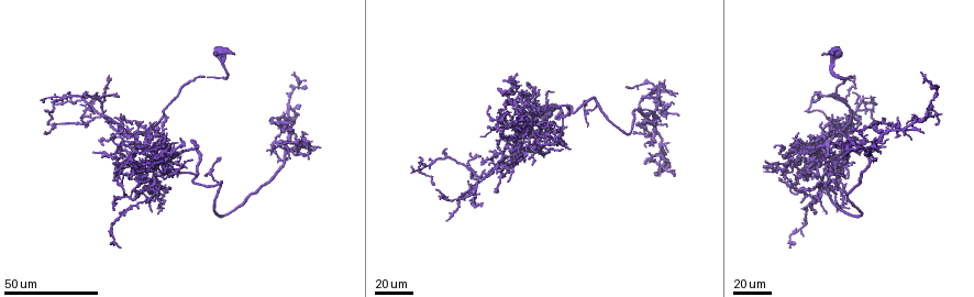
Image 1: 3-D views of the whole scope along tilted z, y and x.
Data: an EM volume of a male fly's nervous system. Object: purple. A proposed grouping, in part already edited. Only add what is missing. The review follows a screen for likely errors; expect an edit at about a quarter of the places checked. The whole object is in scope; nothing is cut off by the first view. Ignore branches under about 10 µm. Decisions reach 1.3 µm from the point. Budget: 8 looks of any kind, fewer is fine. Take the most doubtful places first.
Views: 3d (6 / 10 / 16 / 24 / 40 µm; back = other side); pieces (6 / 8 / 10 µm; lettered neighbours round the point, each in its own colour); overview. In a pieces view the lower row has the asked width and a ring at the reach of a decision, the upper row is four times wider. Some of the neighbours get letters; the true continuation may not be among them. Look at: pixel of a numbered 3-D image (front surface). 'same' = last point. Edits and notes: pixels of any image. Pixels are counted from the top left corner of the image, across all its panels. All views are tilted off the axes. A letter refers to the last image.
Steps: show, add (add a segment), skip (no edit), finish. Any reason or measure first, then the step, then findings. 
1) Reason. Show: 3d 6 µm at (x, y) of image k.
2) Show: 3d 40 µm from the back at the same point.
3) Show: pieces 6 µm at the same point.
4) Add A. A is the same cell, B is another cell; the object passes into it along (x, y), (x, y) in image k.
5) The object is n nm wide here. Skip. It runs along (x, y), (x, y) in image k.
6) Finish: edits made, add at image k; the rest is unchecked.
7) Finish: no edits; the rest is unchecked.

Branch stops here. Show: 3d 40 µm at (837, 171) of image 1.

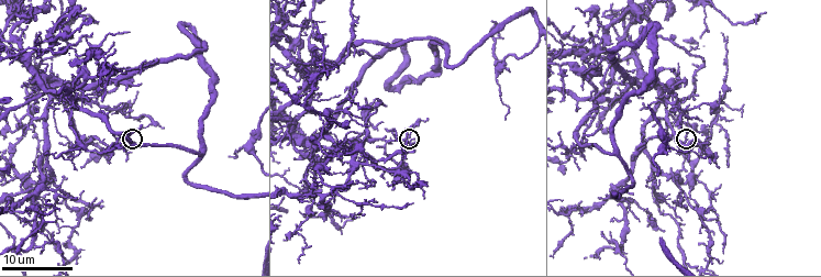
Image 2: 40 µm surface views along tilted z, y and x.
Show: pieces 8 µm at (693, 143) of image 2.

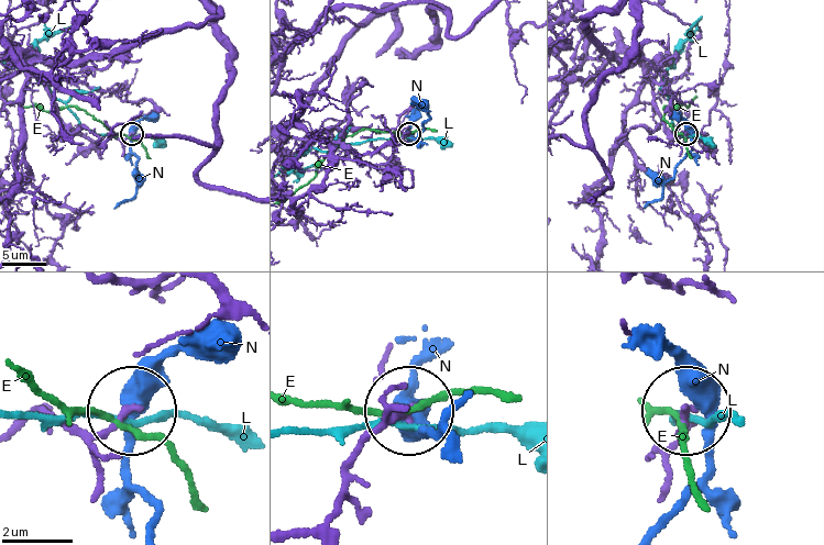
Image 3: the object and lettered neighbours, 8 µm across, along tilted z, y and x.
Skip. E, L and N are other cells; it runs along (331, 509), (354, 447), (408, 414) in image 3; no lettered segment goes on from it.

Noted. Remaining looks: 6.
Branch stops here. Show: 3d 24 µm at (35, 20) of image 2.

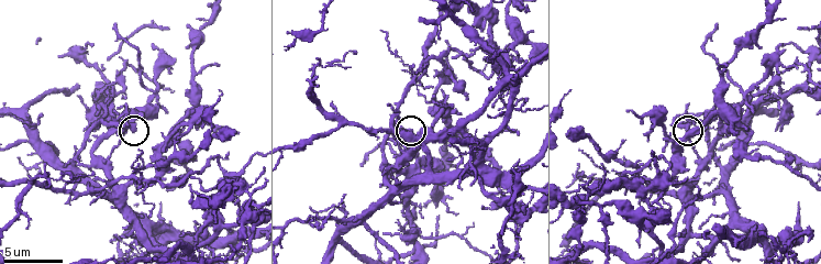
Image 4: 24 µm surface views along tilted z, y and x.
Show: pieces 10 µm at (133, 130) of image 4.

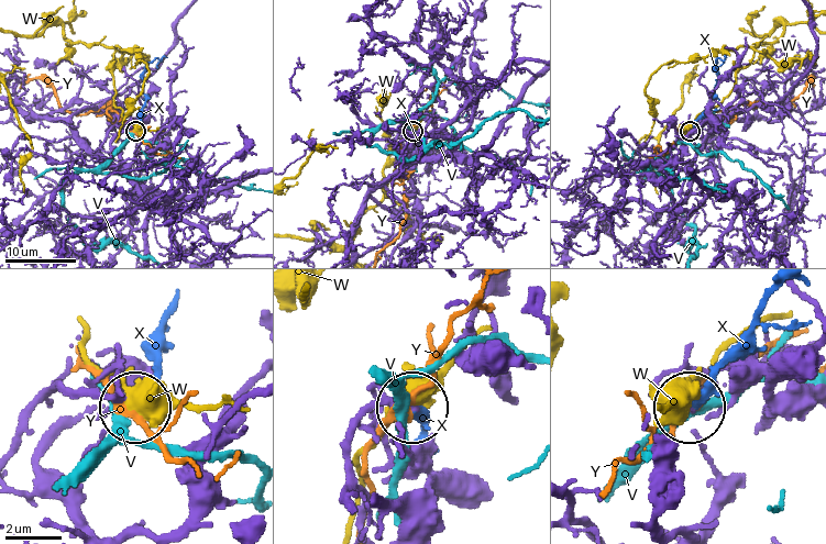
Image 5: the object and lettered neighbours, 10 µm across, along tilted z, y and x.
The object is 320 nm wide here. Add X. X is the same cell, V, W and Y are other cells; the object passes into it along (388, 446), (372, 420), (377, 408), (415, 406), (425, 434) in image 5; the neuron continues.

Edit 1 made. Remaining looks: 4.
Branch stops here. Show: 3d 24 µm at (143, 123) of image 1.

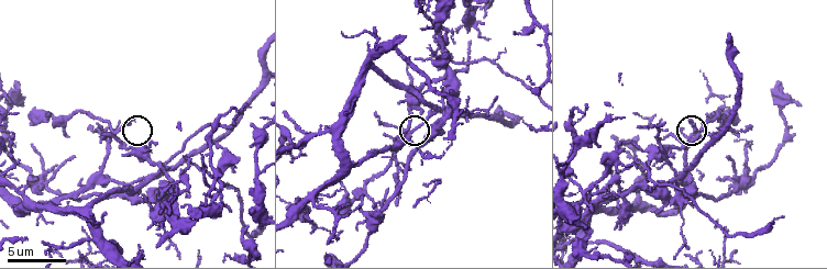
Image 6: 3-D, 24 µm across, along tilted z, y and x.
What lies round it. Show: pieces 6 µm at (687, 118) of image 6.

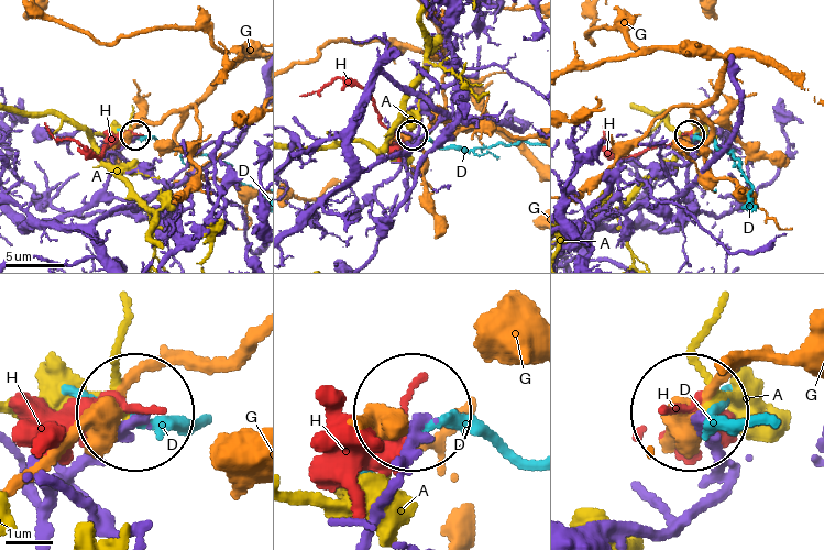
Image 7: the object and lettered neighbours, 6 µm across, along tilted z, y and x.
Skip. A, D, G and H are other cells; it runs along (223, 154), (124, 201), (106, 184), (132, 138) in image 7; none of them fits.

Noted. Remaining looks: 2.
Free end. Show: 3d 24 µm at (378, 59) of image 2.

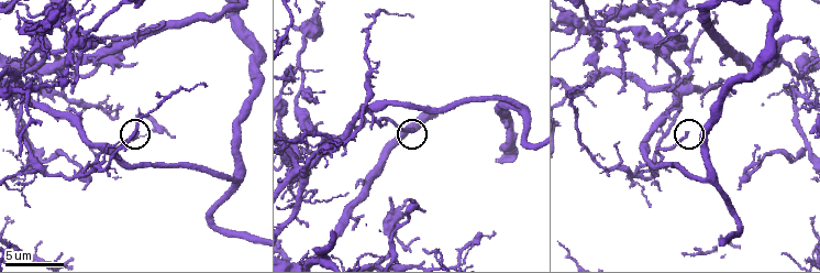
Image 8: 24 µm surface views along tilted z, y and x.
Show: pieces 6 µm at (139, 134) of image 8.

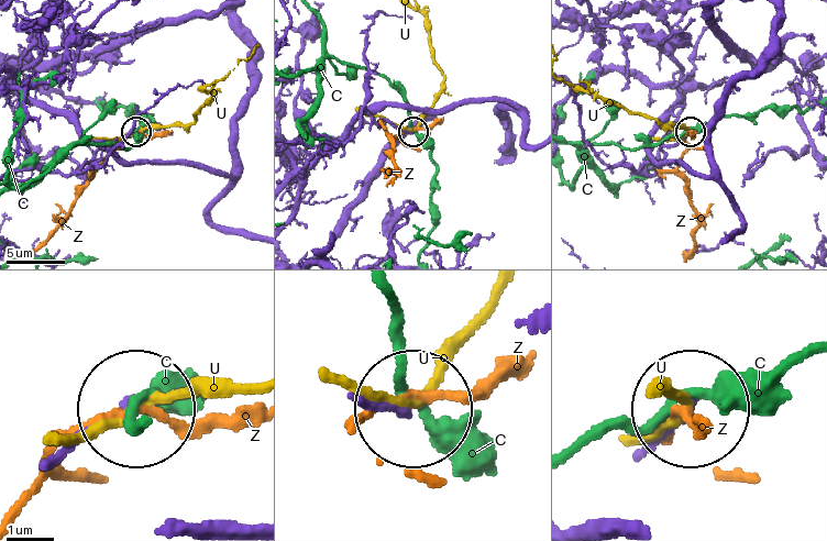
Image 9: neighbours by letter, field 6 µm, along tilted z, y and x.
Skip. C, U and Z are other cells; it runs along (63, 456), (128, 409) in image 9; no lettered segment goes on from it.

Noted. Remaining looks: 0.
Finish: edits made, add at image 5; the rest is unchecked.

